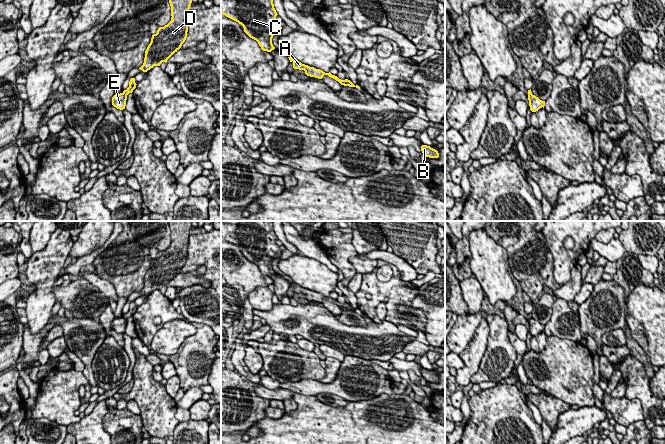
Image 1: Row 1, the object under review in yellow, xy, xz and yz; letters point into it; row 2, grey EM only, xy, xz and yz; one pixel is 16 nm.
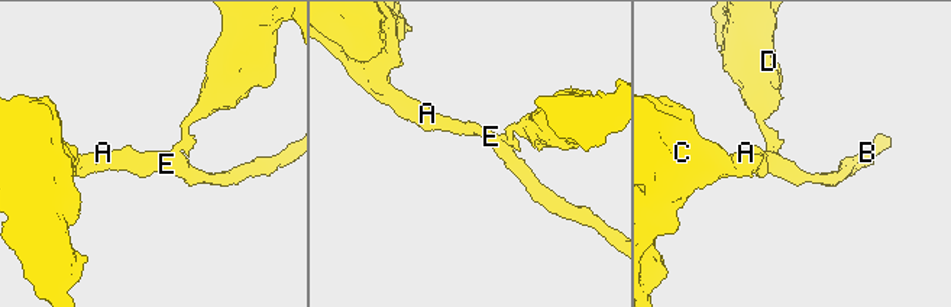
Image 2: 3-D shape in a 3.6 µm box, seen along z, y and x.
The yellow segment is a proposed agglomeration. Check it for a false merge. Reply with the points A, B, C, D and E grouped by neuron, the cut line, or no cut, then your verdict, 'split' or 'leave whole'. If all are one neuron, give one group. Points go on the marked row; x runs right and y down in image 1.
A B C E / D; cut in xy along (122, 93), (126, 95); split

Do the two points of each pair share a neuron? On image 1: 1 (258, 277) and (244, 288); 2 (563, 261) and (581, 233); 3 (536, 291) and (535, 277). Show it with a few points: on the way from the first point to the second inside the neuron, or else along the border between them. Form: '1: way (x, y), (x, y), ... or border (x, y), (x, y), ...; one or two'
1: way (255, 278), (247, 285); one
2: way (559, 250), (559, 239), (565, 233), (570, 233); one
3: way (535, 288), (535, 280); one

